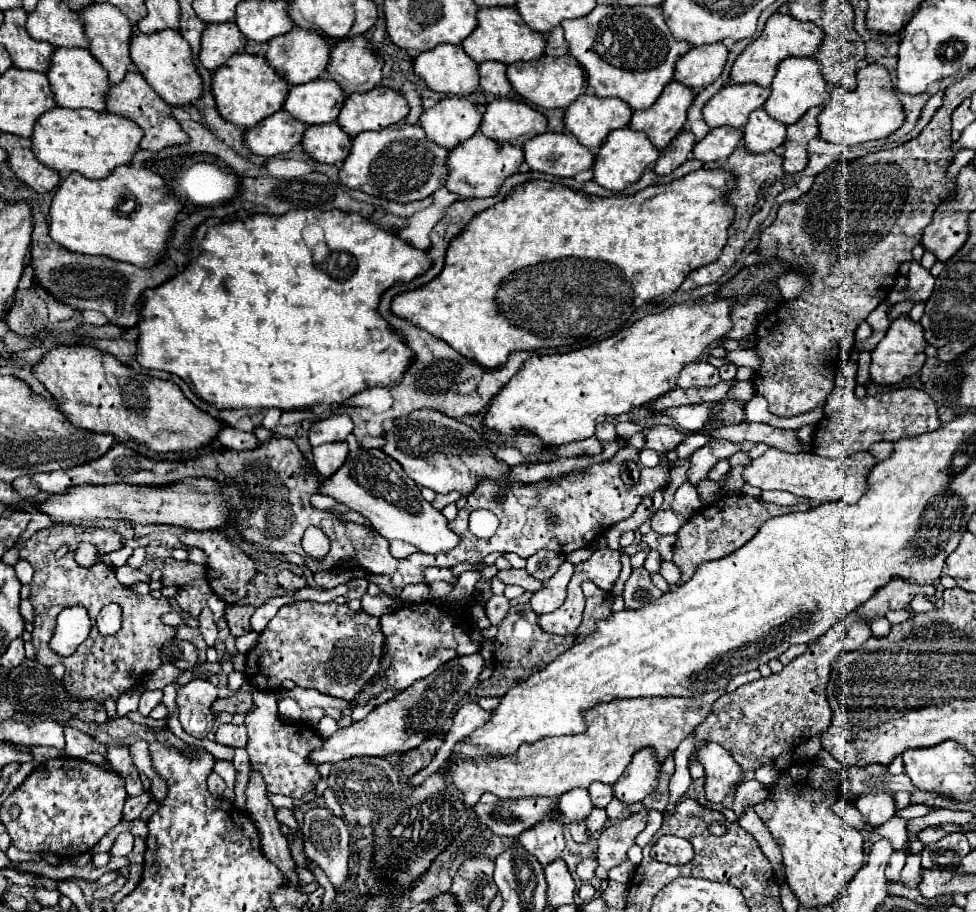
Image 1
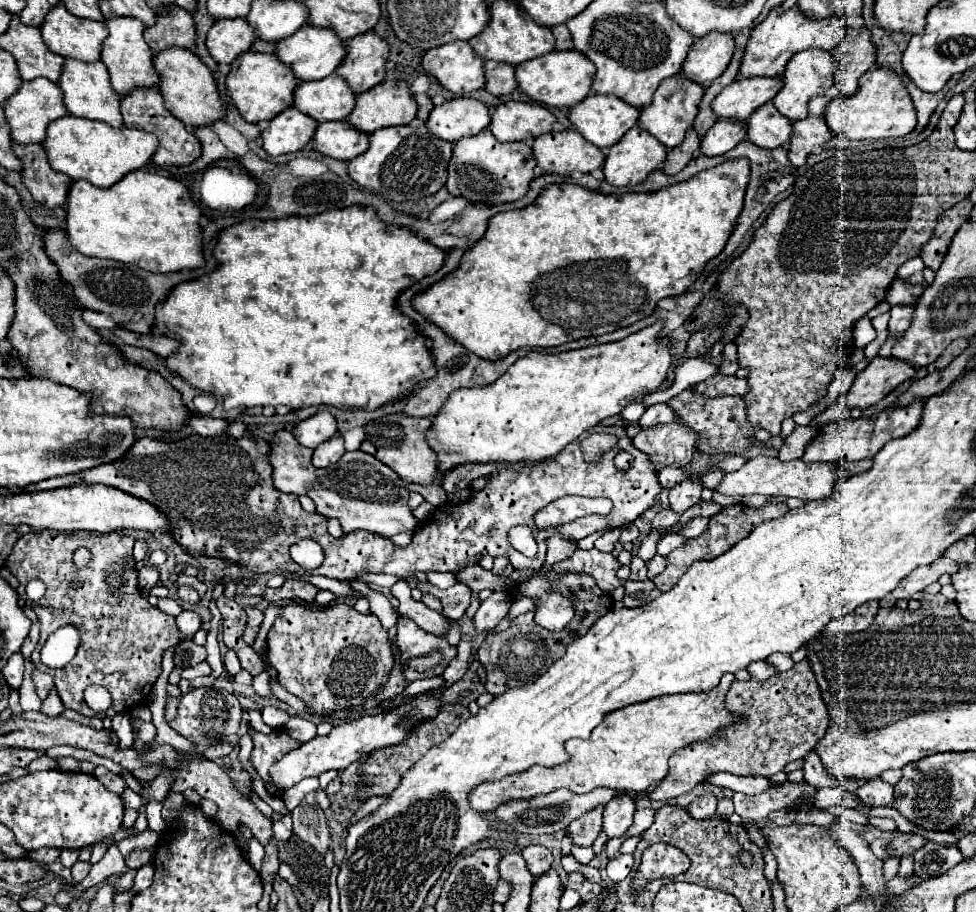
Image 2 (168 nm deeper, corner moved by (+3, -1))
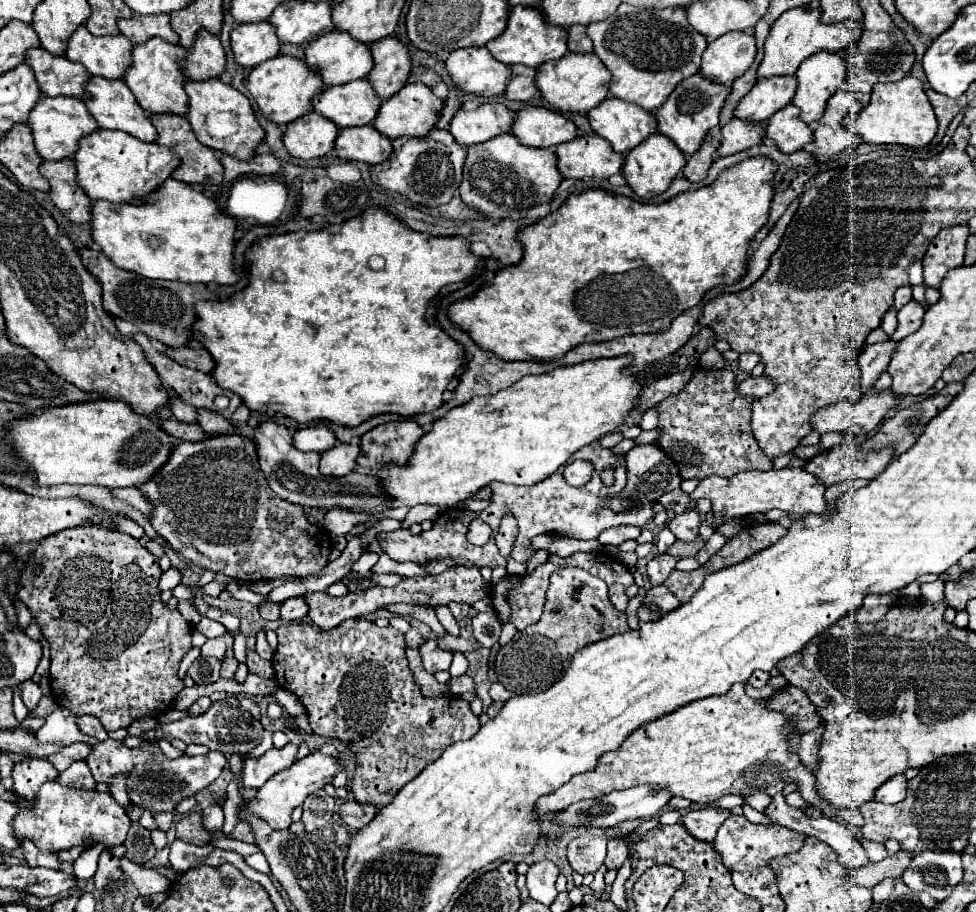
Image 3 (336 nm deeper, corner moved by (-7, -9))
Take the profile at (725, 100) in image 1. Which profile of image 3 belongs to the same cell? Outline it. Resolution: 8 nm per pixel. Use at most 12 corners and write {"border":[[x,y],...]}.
{"border":[[796,76],[758,80],[734,116],[766,122],[792,102]]}

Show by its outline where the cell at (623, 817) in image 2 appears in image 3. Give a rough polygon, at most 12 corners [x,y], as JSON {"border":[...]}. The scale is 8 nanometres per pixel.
{"border":[[620,834],[608,842],[604,866],[618,870],[628,858],[628,844]]}

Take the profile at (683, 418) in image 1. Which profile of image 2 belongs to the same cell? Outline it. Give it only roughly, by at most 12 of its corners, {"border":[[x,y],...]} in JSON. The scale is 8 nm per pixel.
{"border":[[654,404],[644,412],[638,426],[680,422],[676,412],[666,404]]}

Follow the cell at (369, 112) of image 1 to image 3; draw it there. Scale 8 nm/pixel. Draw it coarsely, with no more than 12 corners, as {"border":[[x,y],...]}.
{"border":[[406,84],[382,102],[372,126],[388,136],[424,138],[444,100]]}

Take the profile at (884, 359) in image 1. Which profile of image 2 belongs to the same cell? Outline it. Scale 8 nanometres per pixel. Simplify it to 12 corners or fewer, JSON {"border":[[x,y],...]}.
{"border":[[876,356],[842,402],[868,408],[916,376],[904,360]]}

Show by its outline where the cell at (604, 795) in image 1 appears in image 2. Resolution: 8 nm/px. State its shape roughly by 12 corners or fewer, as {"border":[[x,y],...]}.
{"border":[[602,806],[568,826],[574,844],[592,846],[602,828]]}

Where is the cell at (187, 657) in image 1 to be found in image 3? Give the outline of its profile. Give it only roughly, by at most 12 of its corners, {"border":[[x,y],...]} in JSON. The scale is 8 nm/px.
{"border":[[200,656],[188,674],[196,684],[210,684],[220,678],[222,662]]}

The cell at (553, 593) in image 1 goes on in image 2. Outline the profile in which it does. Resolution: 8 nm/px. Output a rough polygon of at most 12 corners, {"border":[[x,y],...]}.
{"border":[[518,598],[510,606],[508,616],[536,612],[534,598]]}

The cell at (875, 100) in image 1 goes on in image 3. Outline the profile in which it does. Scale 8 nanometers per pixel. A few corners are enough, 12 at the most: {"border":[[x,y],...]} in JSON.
{"border":[[914,76],[876,84],[846,124],[864,142],[928,146],[934,108]]}

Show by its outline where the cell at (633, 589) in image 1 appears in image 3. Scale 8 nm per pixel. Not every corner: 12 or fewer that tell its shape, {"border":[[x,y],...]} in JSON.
{"border":[[666,586],[646,592],[638,610],[642,622],[656,622],[680,606]]}

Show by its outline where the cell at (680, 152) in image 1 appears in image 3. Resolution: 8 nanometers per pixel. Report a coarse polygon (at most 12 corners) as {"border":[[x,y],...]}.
{"border":[[708,134],[682,172],[690,182],[702,182],[714,162],[720,142]]}

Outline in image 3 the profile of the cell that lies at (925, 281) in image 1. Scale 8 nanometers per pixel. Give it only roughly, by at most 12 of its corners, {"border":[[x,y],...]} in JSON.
{"border":[[896,342],[866,346],[860,354],[860,392],[866,396],[886,370]]}

